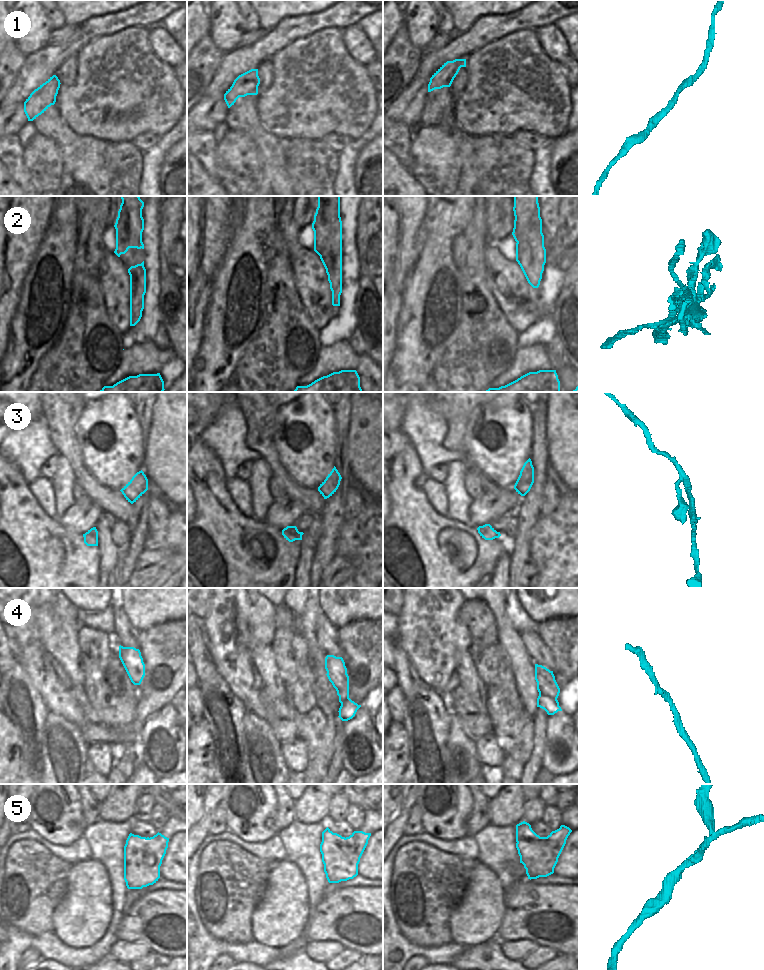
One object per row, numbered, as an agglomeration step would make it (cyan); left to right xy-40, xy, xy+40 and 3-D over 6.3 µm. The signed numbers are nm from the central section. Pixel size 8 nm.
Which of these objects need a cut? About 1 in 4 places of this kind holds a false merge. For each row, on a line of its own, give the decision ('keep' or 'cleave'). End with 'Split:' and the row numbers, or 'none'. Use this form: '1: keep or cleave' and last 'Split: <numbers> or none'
1: keep
2: cleave
3: keep
4: keep
5: cleave
Split: 2, 5

